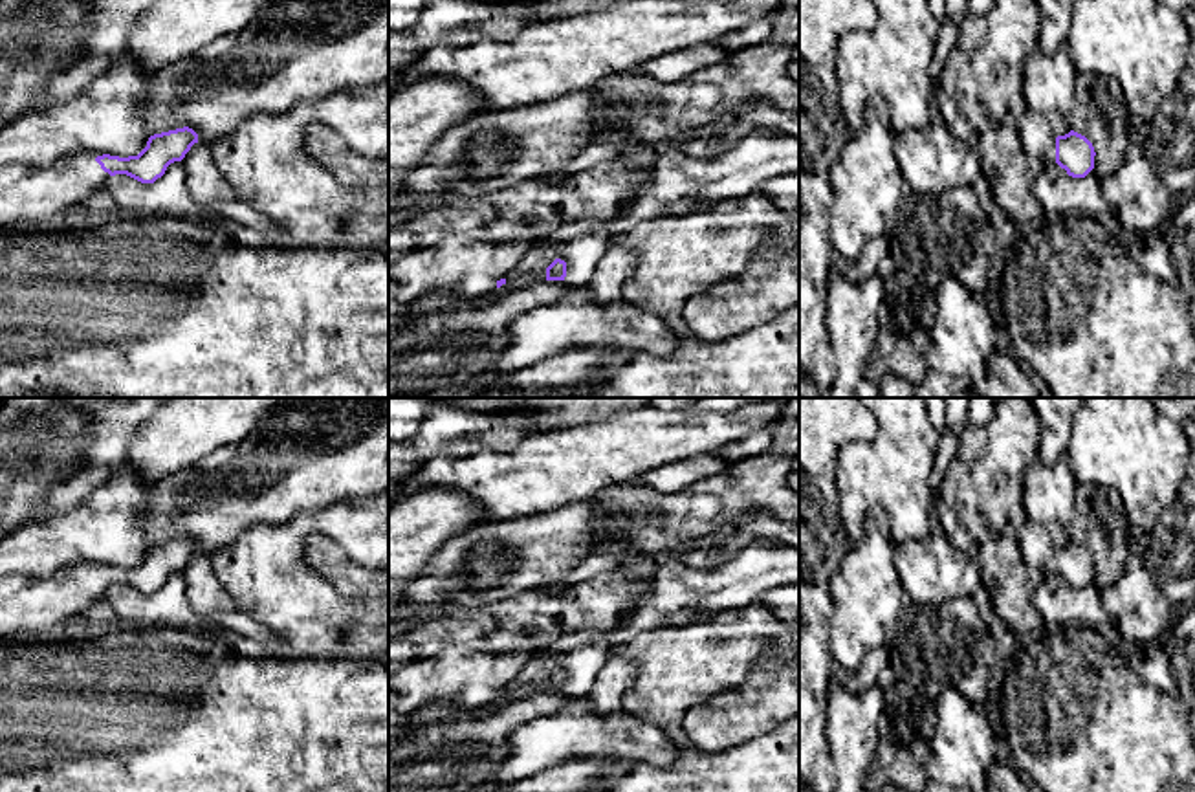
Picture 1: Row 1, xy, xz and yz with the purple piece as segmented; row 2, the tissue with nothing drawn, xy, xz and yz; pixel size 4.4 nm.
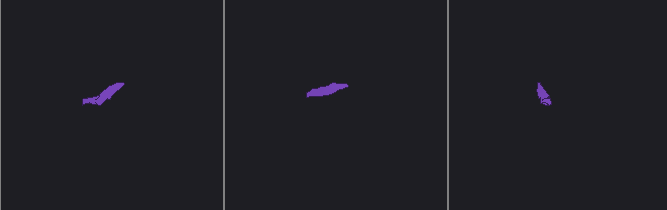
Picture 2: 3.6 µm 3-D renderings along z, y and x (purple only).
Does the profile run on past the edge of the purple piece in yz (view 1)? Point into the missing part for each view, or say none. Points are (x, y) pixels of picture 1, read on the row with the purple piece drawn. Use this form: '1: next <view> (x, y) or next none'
1: next none

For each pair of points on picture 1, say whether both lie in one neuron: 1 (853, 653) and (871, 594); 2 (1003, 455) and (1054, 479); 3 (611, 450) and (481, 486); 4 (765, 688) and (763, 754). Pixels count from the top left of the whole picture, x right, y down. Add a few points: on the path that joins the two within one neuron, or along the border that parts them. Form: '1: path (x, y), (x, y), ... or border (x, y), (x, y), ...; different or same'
1: path (853, 638), (855, 627), (867, 609); same
2: border (1038, 459), (1025, 472), (1023, 508); different
3: path (578, 462), (547, 470), (514, 484); same
4: border (779, 723), (723, 750); different

